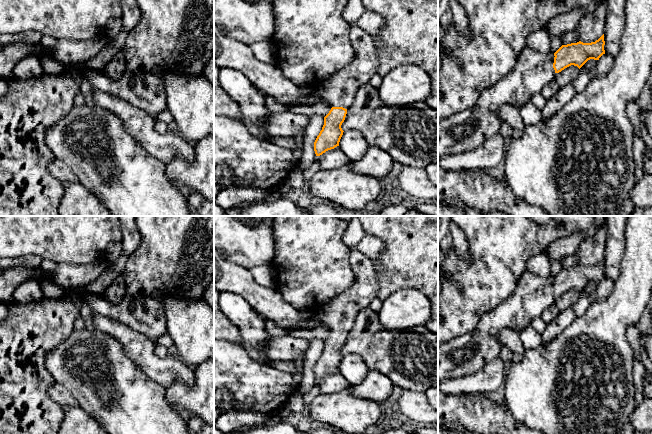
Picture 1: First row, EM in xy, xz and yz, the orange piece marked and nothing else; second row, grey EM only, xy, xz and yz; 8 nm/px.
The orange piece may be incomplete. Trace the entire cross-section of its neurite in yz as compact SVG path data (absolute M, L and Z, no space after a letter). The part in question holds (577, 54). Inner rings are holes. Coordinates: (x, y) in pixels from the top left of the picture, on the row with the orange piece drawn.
M604 34L595 42L562 45L555 53L542 54L529 47L524 48L512 71L491 87L482 89L475 106L457 112L438 123L438 158L455 155L481 146L485 140L499 133L502 119L499 111L504 105L523 107L533 95L540 93L556 73L574 65L579 69L590 59L599 60L605 54Z

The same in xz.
M348 0L343 18L350 25L349 40L354 50L352 61L318 85L316 95L332 107L324 117L324 125L314 142L316 156L339 146L343 135L341 128L347 109L353 103L356 92L377 74L378 47L374 37L355 23L364 13L362 0Z

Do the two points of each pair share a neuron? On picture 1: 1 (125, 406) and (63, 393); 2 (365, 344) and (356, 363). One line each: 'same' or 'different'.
1: different
2: different

